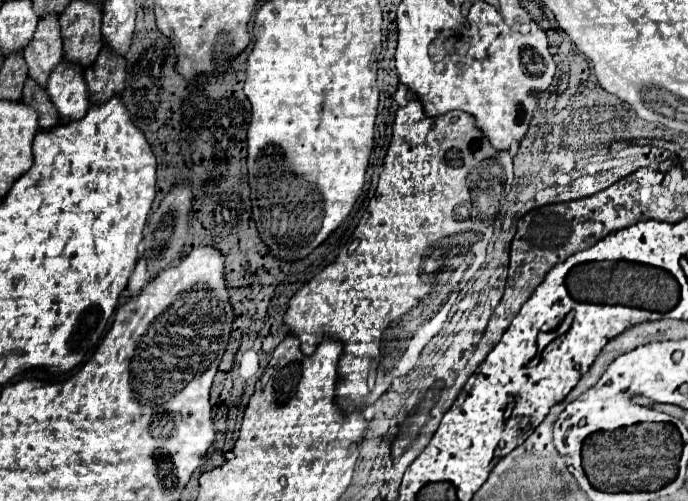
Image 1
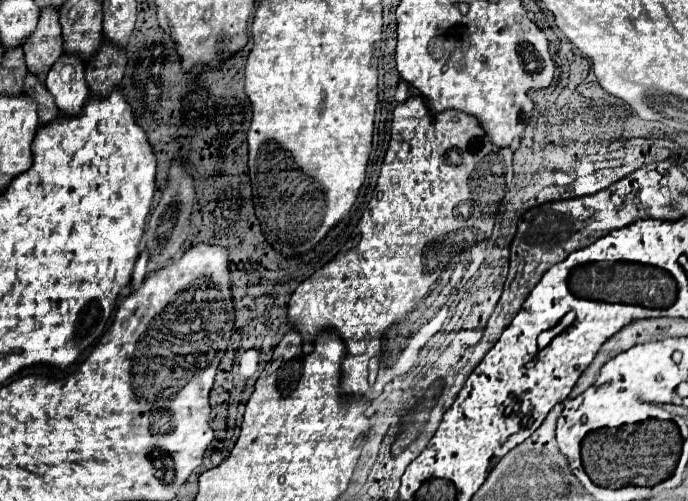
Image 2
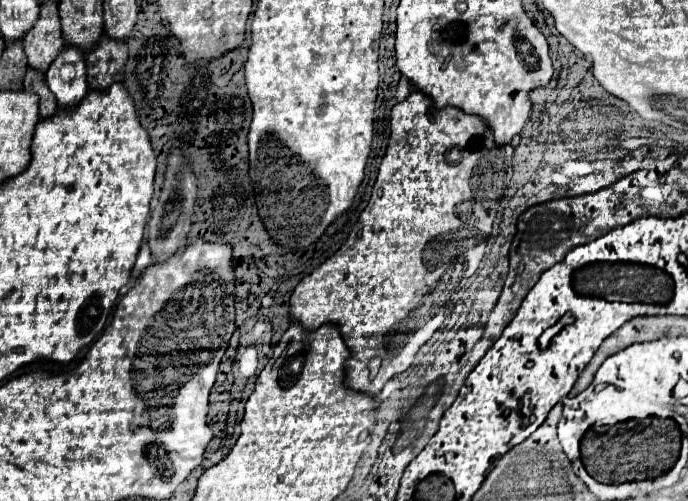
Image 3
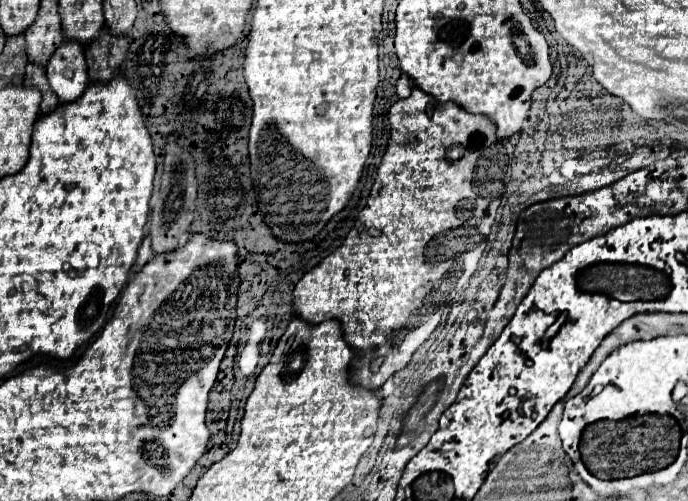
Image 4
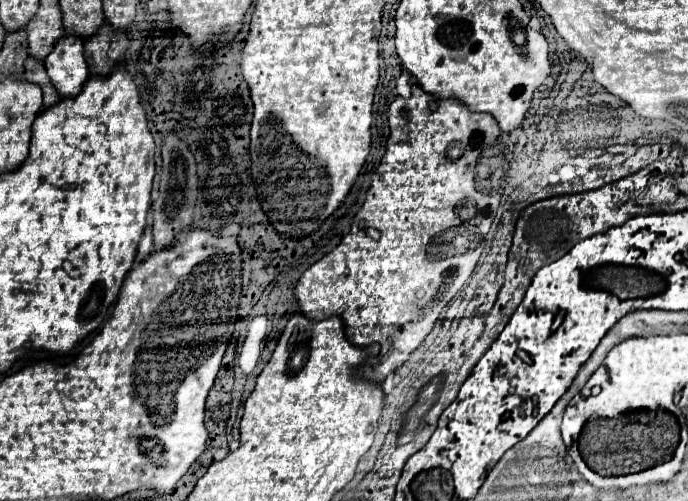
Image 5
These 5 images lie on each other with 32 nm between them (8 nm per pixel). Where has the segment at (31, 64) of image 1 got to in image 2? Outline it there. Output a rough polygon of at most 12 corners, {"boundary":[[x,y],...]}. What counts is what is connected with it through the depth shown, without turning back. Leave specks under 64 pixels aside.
{"boundary":[[58,10],[40,12],[24,40],[28,70],[40,80],[62,54]]}

